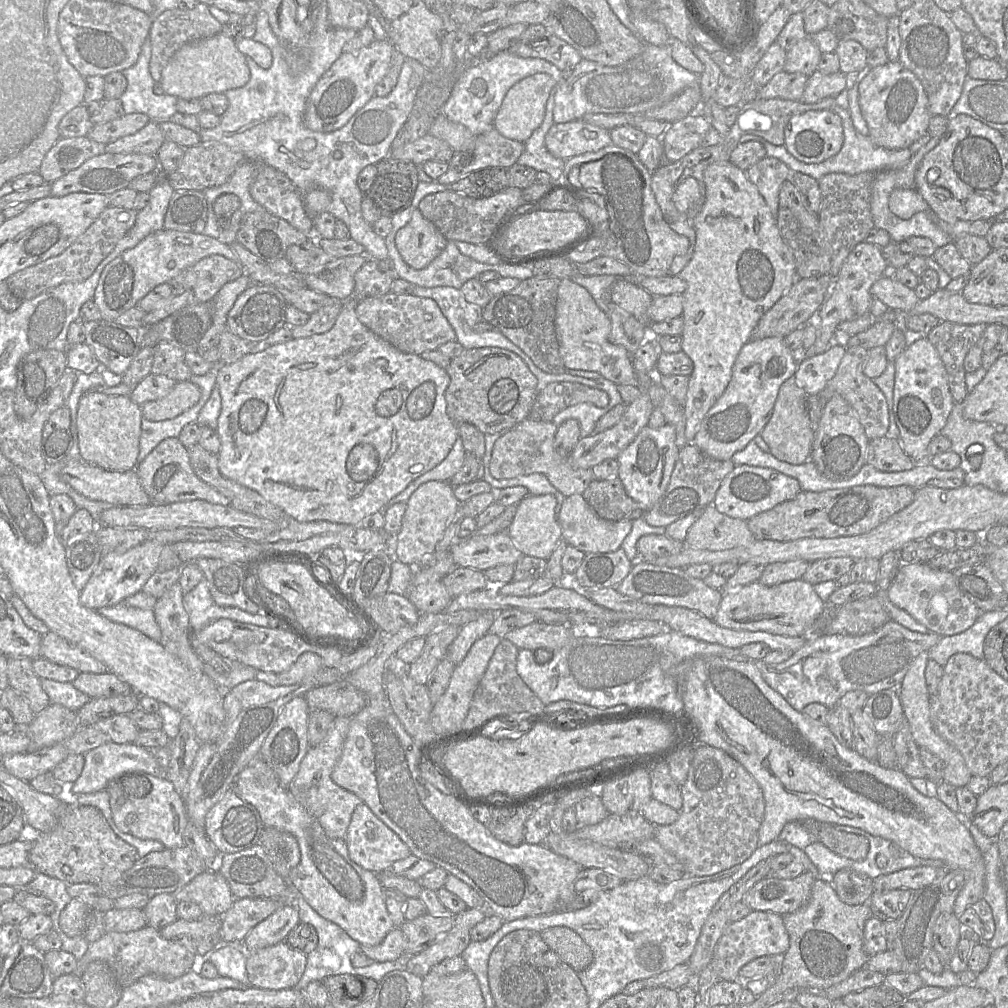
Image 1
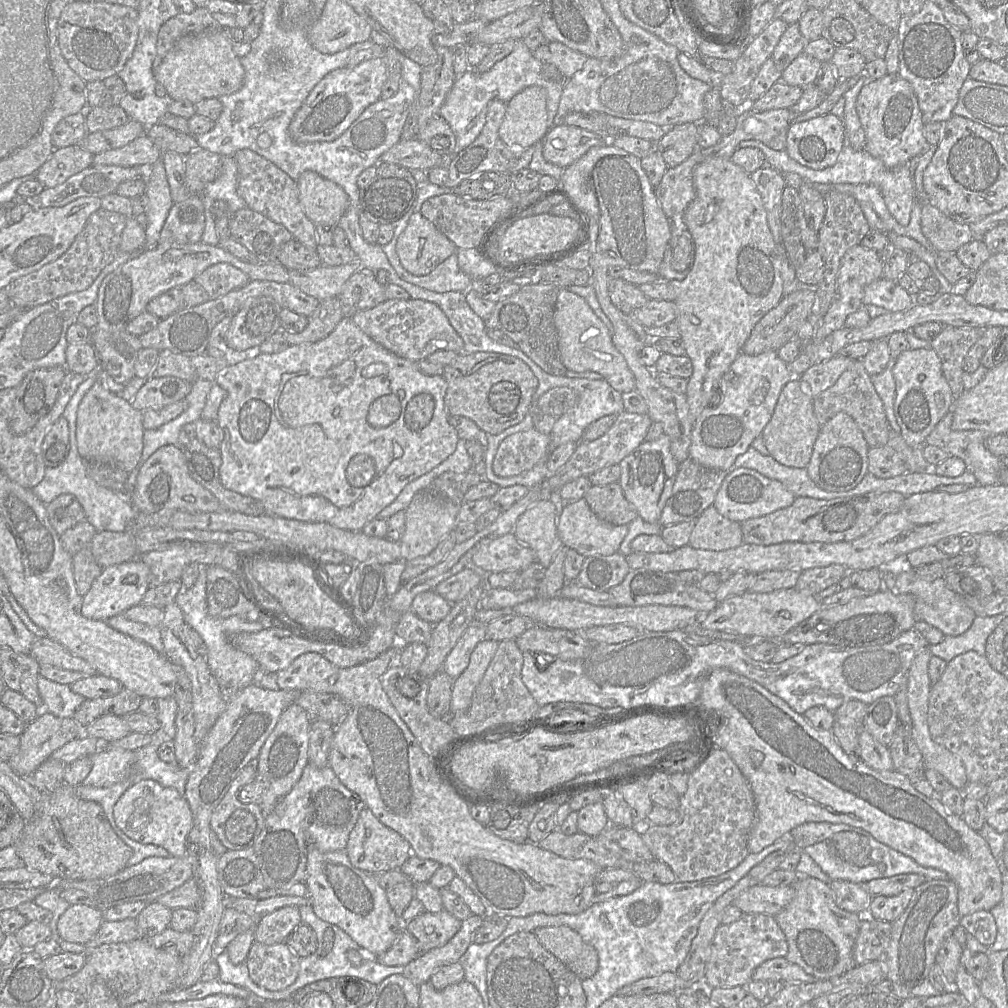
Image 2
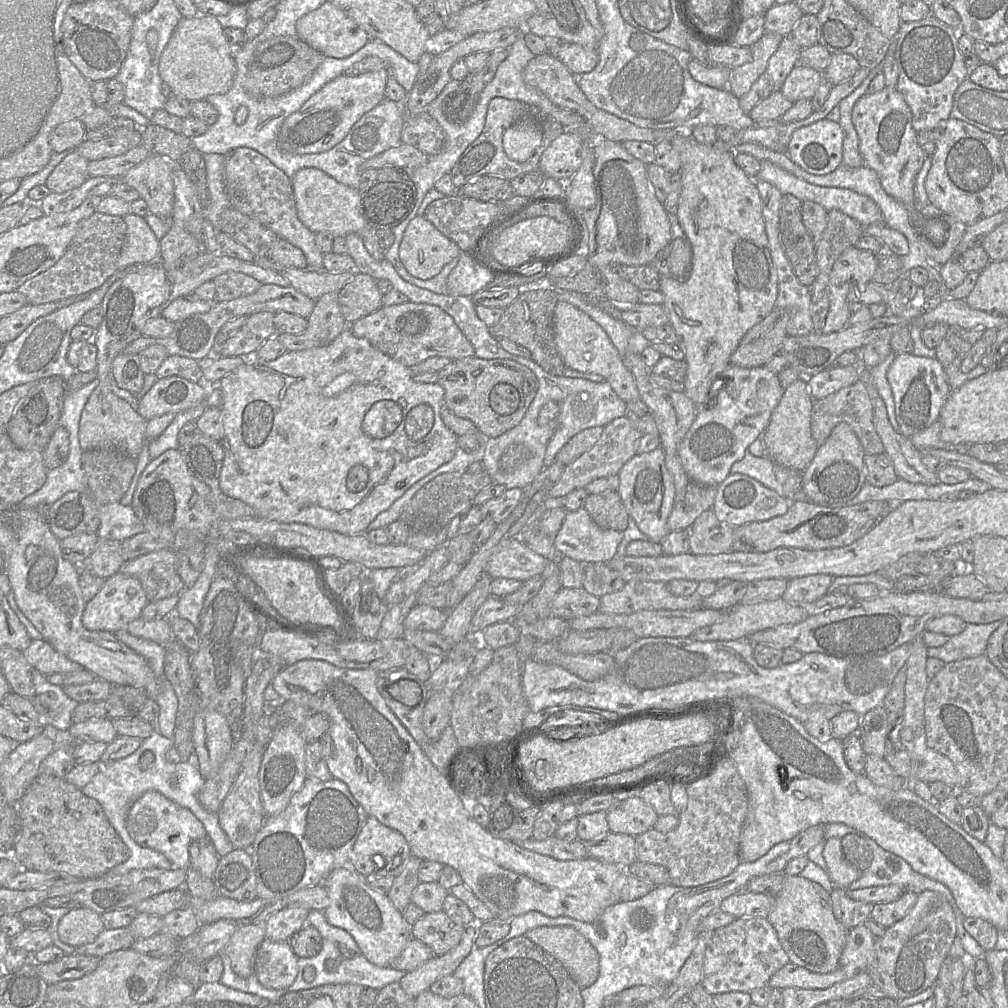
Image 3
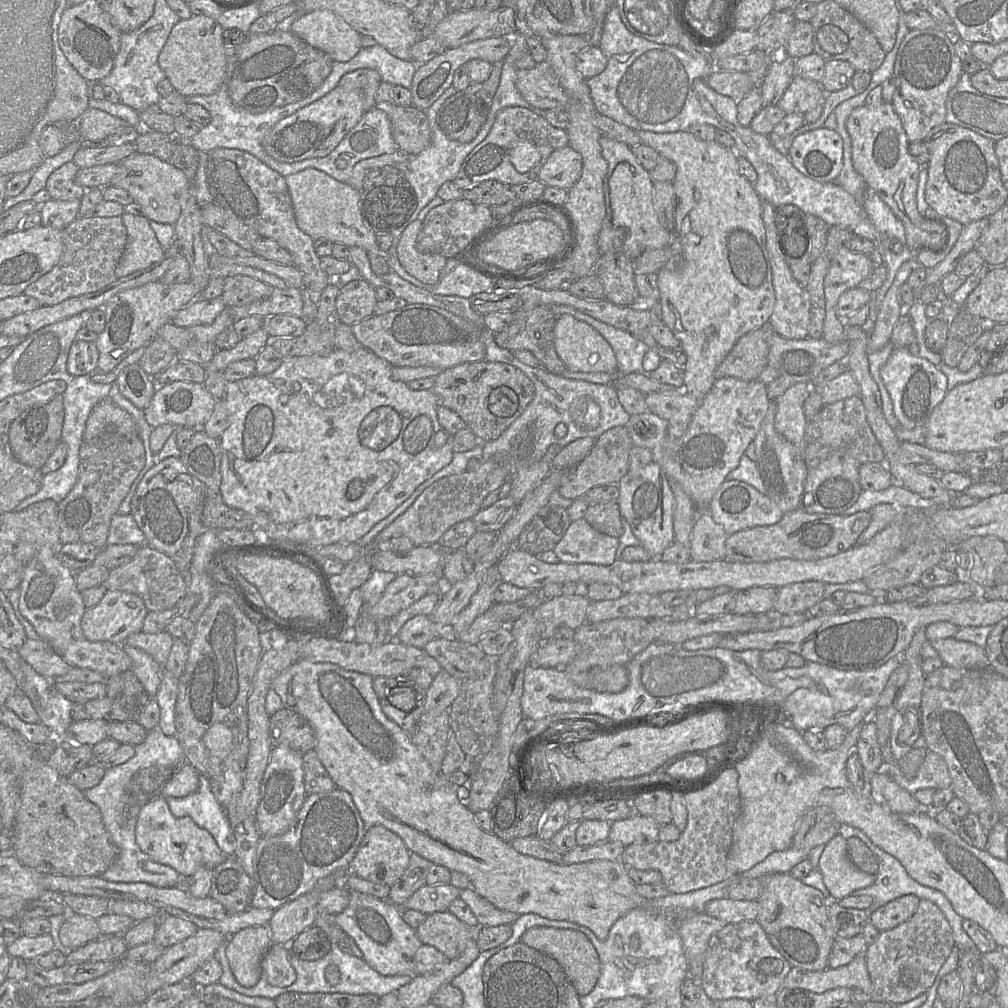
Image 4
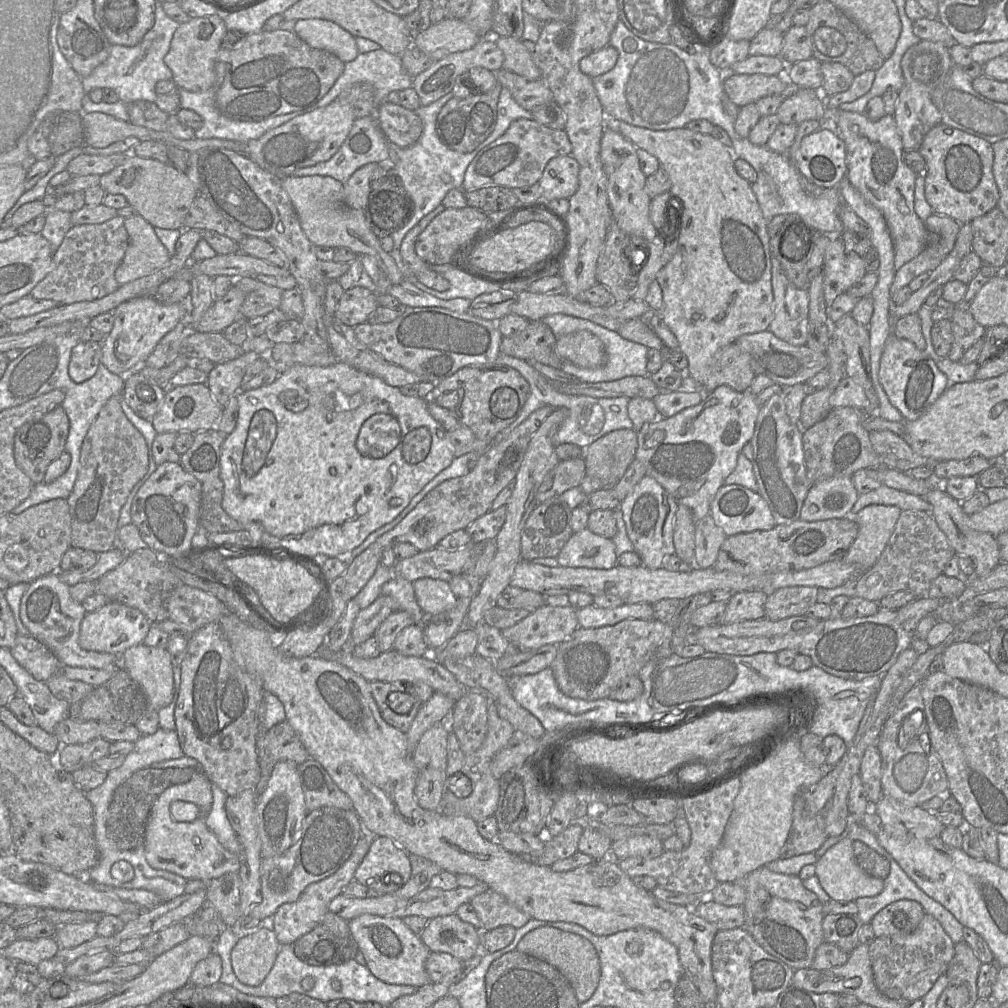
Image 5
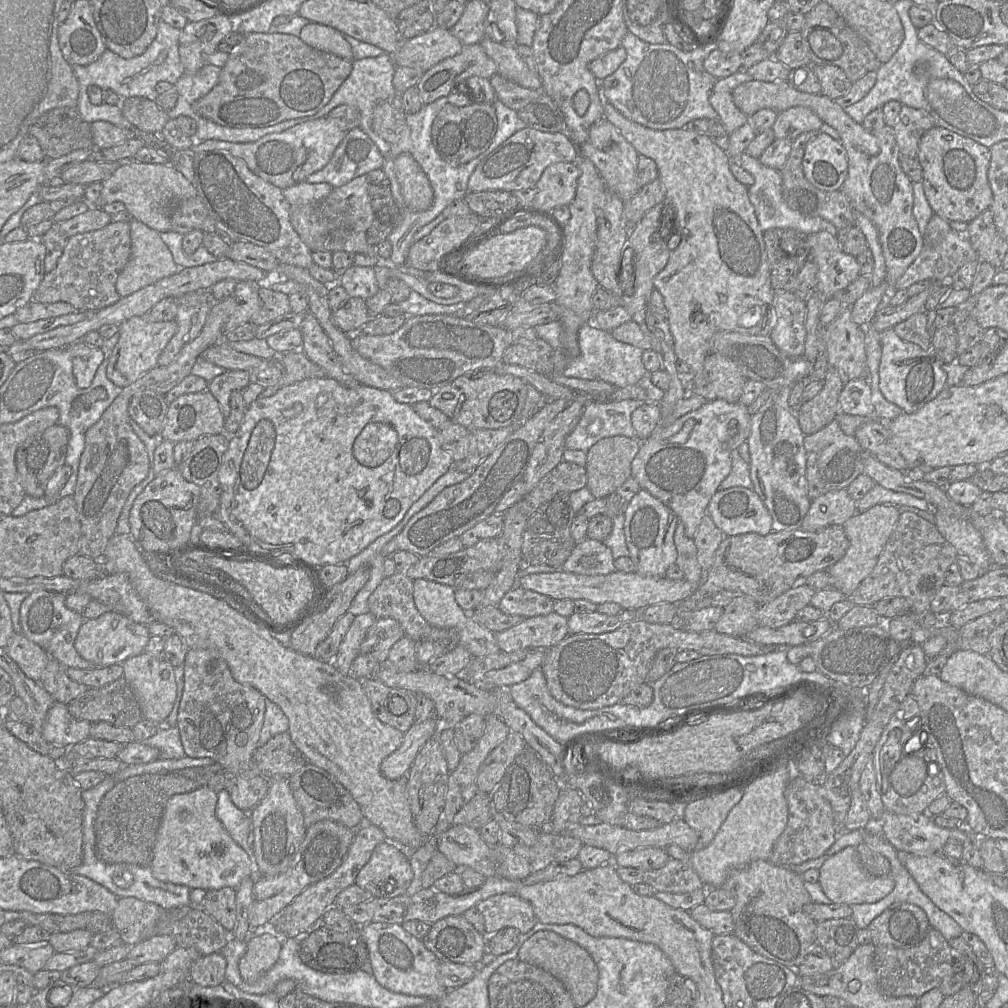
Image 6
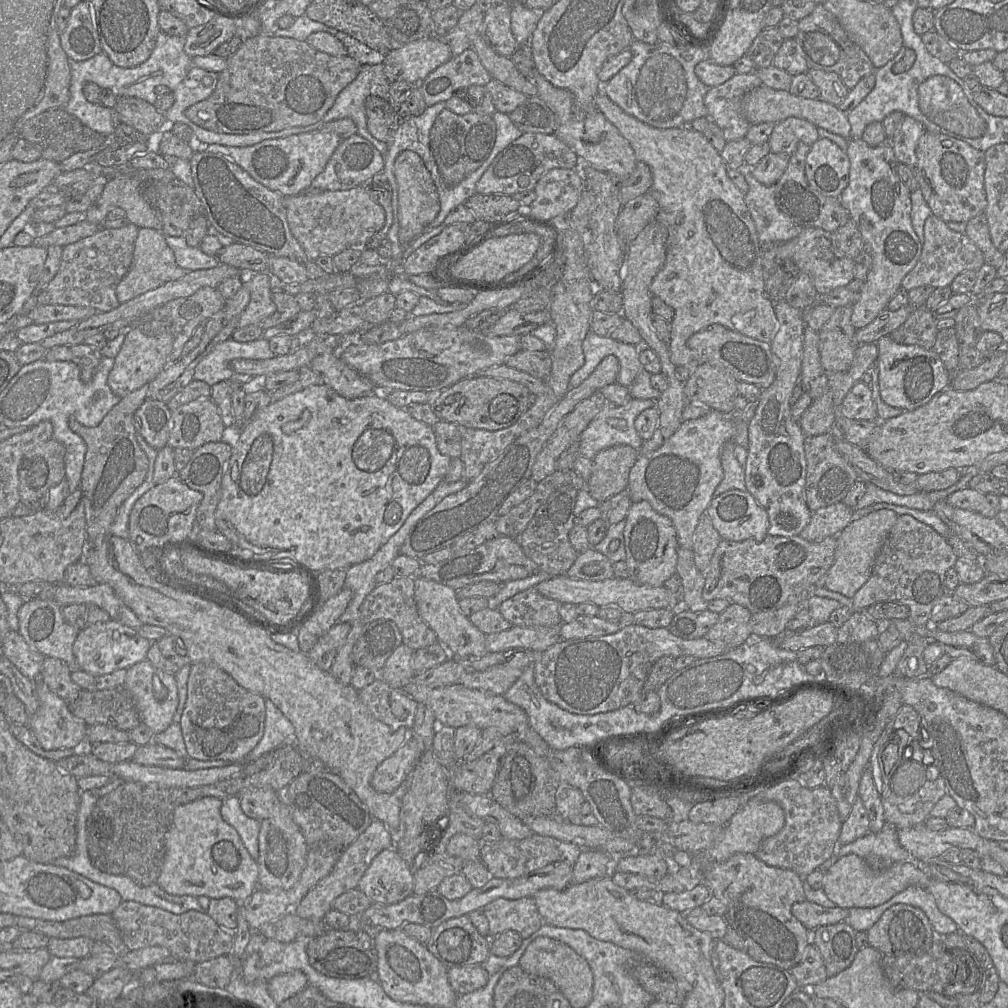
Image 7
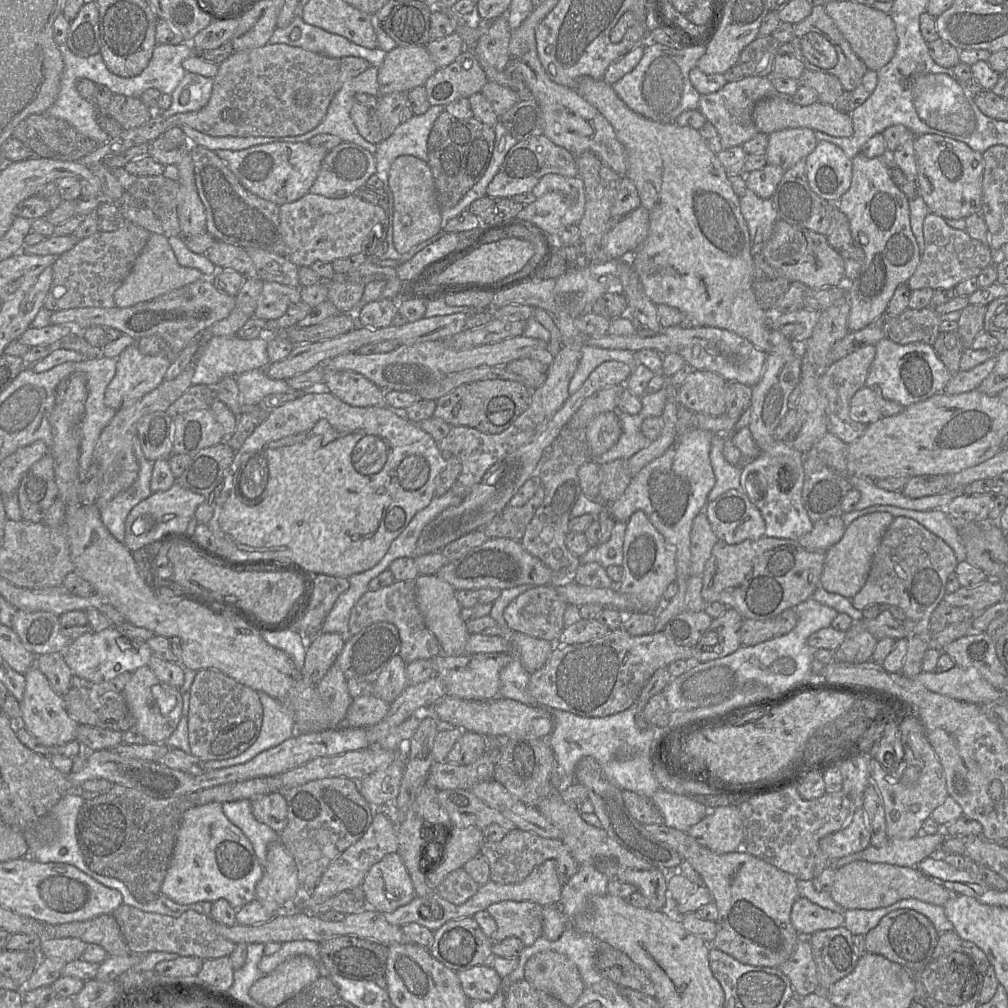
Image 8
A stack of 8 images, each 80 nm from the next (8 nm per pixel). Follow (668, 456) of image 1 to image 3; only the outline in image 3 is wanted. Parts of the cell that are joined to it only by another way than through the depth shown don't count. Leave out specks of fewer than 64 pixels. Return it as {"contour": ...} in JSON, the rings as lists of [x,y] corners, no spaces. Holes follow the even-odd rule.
{"contour":[[[661,446],[651,452],[635,454],[619,471],[618,493],[629,516],[649,540],[660,543],[668,533],[668,517],[675,503],[673,479],[665,465],[665,453]]]}

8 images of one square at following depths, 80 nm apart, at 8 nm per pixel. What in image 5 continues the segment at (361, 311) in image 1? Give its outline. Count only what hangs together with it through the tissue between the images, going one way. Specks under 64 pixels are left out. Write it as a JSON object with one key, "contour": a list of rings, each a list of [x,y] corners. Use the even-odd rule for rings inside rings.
{"contour":[[[439,307],[409,308],[385,324],[362,323],[353,328],[356,338],[385,361],[437,385],[467,366],[493,365],[503,339],[497,322]]]}

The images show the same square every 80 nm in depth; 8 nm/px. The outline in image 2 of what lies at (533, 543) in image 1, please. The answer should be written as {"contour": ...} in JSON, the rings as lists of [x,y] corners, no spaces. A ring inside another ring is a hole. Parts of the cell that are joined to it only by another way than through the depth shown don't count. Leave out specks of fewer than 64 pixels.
{"contour":[[[550,499],[531,505],[517,520],[513,534],[529,547],[545,569],[561,546],[555,505]]]}

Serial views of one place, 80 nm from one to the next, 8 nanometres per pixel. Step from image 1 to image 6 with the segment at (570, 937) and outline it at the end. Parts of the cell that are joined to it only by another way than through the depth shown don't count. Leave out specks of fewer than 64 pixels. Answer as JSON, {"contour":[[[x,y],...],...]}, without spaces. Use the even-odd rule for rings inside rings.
{"contour":[[[543,930],[534,933],[522,944],[519,960],[537,966],[559,979],[569,991],[576,1007],[585,1006],[595,996],[599,970],[587,950],[556,932]]]}

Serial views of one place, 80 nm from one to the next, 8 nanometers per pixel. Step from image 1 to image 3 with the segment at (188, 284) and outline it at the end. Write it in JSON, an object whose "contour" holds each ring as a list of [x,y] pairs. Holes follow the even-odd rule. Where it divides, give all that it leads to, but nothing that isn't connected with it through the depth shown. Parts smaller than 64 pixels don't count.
{"contour":[[[226,272],[213,279],[216,287],[215,302],[234,300],[248,296],[262,285],[255,278],[240,272]]]}

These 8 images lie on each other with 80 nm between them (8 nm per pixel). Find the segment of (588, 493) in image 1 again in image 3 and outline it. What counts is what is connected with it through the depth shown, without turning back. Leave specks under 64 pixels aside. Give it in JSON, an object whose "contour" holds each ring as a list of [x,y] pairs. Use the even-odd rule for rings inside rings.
{"contour":[[[618,491],[589,494],[584,507],[593,522],[602,529],[624,532],[628,526],[630,516]]]}

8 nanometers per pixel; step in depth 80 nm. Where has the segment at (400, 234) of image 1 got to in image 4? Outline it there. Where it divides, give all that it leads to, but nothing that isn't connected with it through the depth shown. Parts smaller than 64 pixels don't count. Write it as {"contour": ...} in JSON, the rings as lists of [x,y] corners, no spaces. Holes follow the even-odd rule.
{"contour":[[[412,221],[402,233],[397,246],[397,257],[405,270],[417,280],[435,285],[448,259],[437,253],[423,253],[417,249],[417,237],[423,228],[423,221]]]}

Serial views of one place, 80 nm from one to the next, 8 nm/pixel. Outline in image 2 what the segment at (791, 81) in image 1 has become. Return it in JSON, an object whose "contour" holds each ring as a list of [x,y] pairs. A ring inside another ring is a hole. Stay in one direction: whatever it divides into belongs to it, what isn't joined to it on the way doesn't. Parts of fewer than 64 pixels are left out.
{"contour":[[[782,78],[754,102],[747,102],[746,107],[755,112],[765,112],[775,109],[790,109],[802,96],[803,89],[786,84]]]}

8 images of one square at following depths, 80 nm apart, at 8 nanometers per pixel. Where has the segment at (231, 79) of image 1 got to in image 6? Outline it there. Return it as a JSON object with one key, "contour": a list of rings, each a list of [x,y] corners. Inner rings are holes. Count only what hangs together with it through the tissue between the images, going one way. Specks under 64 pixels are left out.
{"contour":[[[215,16],[189,22],[179,38],[179,56],[185,73],[196,73],[207,63],[207,58],[217,50],[219,42],[235,28],[235,21]]]}

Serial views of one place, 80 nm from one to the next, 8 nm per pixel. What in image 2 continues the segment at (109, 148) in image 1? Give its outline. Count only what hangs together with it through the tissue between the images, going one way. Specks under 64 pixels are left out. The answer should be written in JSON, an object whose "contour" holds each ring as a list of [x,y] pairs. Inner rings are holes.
{"contour":[[[143,133],[127,145],[94,156],[92,165],[141,166],[159,161],[162,152],[153,140]]]}

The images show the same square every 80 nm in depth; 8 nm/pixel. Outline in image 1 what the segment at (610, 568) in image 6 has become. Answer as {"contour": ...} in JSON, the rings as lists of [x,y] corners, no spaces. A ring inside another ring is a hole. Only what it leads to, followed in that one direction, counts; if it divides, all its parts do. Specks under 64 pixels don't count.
{"contour":[[[582,494],[565,497],[561,507],[559,524],[562,538],[567,544],[584,553],[614,552],[622,545],[632,528],[631,520],[609,521],[602,519],[586,502]]]}

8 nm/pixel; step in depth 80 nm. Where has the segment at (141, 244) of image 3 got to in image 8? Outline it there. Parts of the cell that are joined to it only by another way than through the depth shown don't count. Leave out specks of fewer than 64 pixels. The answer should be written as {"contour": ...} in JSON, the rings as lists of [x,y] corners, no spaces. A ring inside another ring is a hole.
{"contour":[[[152,233],[132,271],[114,292],[114,301],[118,308],[128,308],[142,302],[148,302],[173,290],[204,279],[203,274],[195,268],[181,266],[171,248],[168,238]]]}

